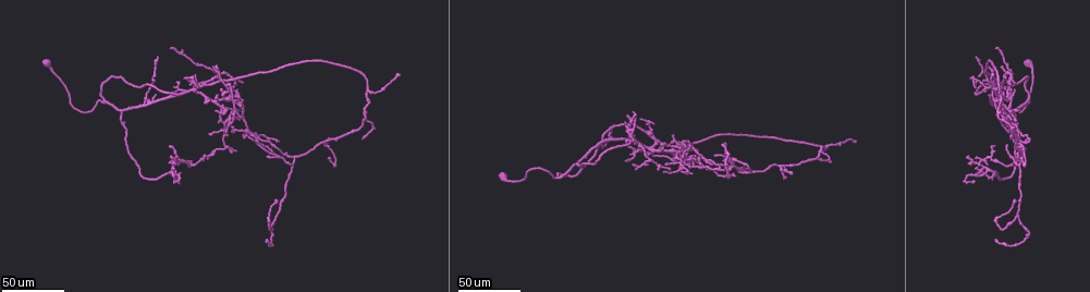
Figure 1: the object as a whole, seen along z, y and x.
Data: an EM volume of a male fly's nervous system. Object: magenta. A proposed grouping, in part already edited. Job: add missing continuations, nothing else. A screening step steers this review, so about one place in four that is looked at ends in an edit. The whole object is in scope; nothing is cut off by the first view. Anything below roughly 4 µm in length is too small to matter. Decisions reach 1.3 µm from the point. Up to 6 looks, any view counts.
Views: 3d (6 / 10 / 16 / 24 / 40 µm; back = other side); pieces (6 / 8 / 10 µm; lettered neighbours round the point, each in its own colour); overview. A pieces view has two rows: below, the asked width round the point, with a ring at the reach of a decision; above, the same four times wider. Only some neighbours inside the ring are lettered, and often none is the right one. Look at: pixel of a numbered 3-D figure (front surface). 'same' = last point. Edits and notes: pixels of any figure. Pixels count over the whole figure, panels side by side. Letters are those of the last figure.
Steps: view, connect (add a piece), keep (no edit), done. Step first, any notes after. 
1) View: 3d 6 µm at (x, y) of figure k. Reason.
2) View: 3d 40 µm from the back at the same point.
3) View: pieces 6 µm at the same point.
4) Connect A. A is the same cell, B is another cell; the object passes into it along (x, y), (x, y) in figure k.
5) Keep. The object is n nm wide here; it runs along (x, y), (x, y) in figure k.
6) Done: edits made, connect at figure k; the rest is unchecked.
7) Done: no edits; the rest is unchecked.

View: 3d 40 µm at (653, 153) of figure 1. Branch stops here.

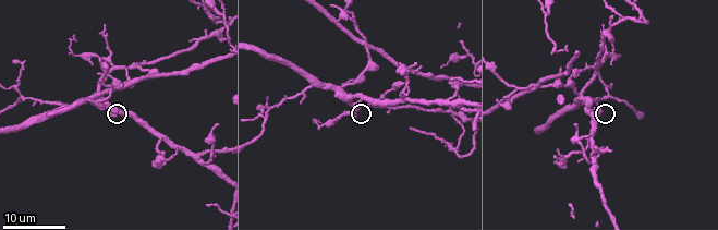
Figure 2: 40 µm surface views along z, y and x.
View: pieces 8 µm at (110, 115) of figure 2.

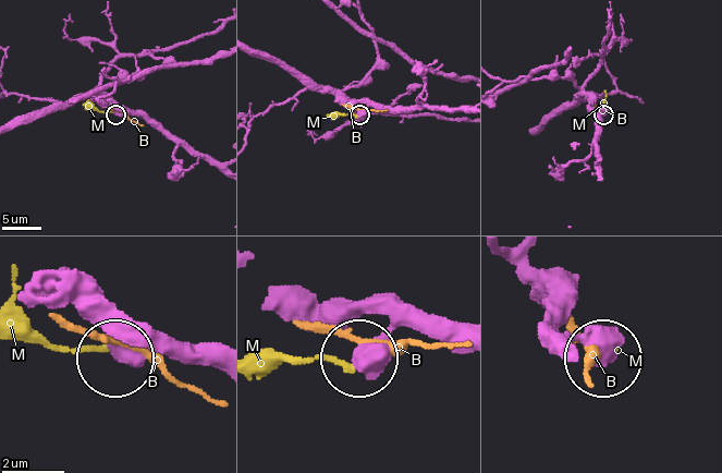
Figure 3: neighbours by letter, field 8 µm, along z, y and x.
Keep. B and M are other cells; it runs along (318, 301), (380, 311), (386, 327), (359, 355) in figure 3; no lettered piece goes on from it.

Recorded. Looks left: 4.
View: 3d 24 µm at (242, 110) of figure 1.

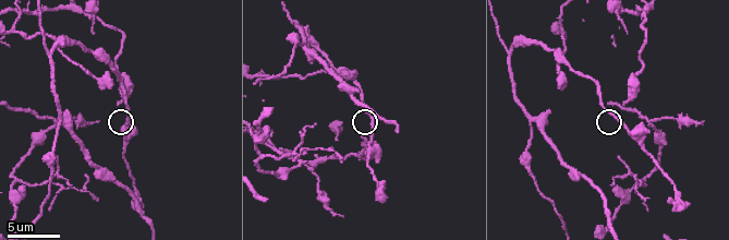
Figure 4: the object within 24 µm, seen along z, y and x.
View: 3d 10 µm at (362, 136) of figure 4.

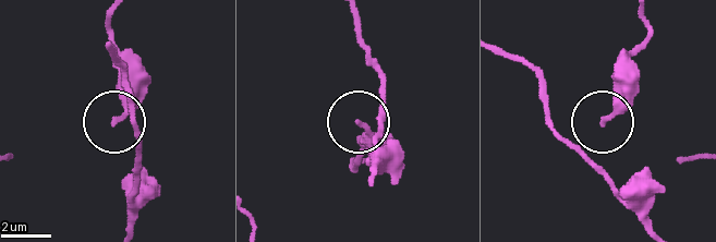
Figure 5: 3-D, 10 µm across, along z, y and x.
View: pieces 10 µm at (606, 124) of figure 5.

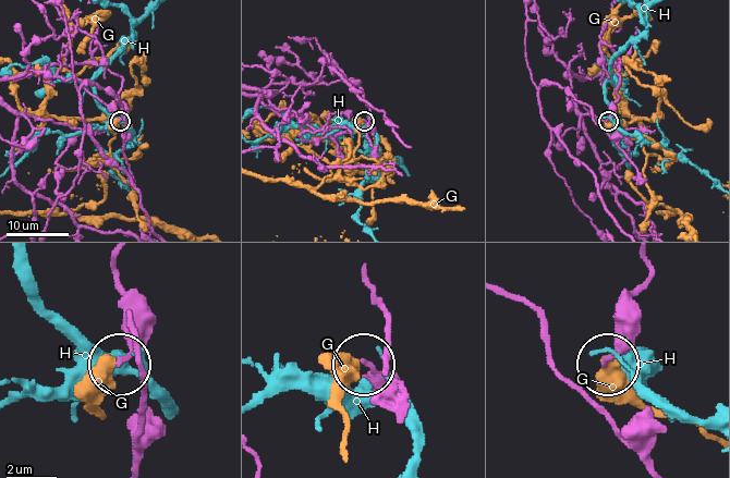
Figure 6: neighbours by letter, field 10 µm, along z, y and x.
Keep. The object is 190 nm wide here; G and H are other cells; none of them fits.

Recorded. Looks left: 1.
Done: no edits; the rest is unchecked.

